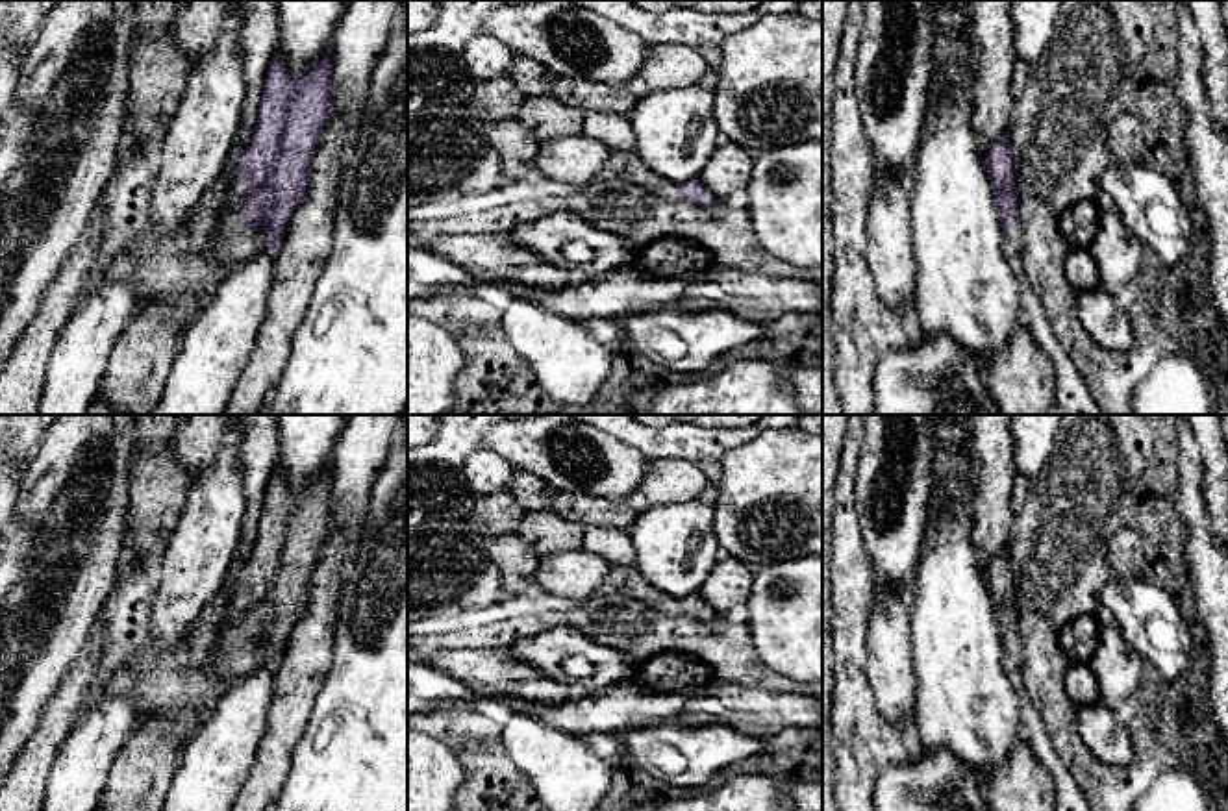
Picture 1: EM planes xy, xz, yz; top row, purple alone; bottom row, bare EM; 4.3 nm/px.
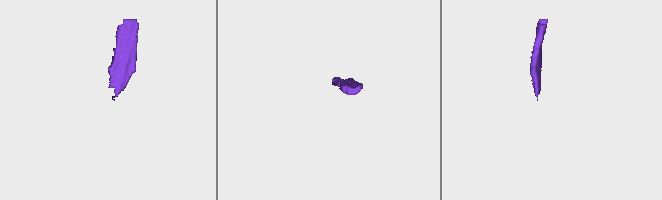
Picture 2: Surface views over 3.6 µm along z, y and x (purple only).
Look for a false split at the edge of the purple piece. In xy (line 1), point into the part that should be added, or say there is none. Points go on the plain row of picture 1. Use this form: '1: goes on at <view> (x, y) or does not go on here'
1: goes on at xy (232, 658)

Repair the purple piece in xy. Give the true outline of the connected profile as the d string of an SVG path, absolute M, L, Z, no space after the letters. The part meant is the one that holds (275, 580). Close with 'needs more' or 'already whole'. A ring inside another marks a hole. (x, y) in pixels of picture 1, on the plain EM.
M332 463L300 494L272 470L263 498L257 539L244 565L232 563L228 617L220 628L204 685L254 672L257 643L269 643L267 663L278 668L291 630L306 613L309 580L332 530Z; needs more

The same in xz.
M611 565L606 580L615 591L641 600L670 617L717 618L719 613L696 593L683 598L670 598L652 587L635 567Z; needs more

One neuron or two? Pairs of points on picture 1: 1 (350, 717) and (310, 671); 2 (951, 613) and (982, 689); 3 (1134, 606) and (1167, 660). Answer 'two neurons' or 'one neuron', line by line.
1: two neurons
2: one neuron
3: one neuron

